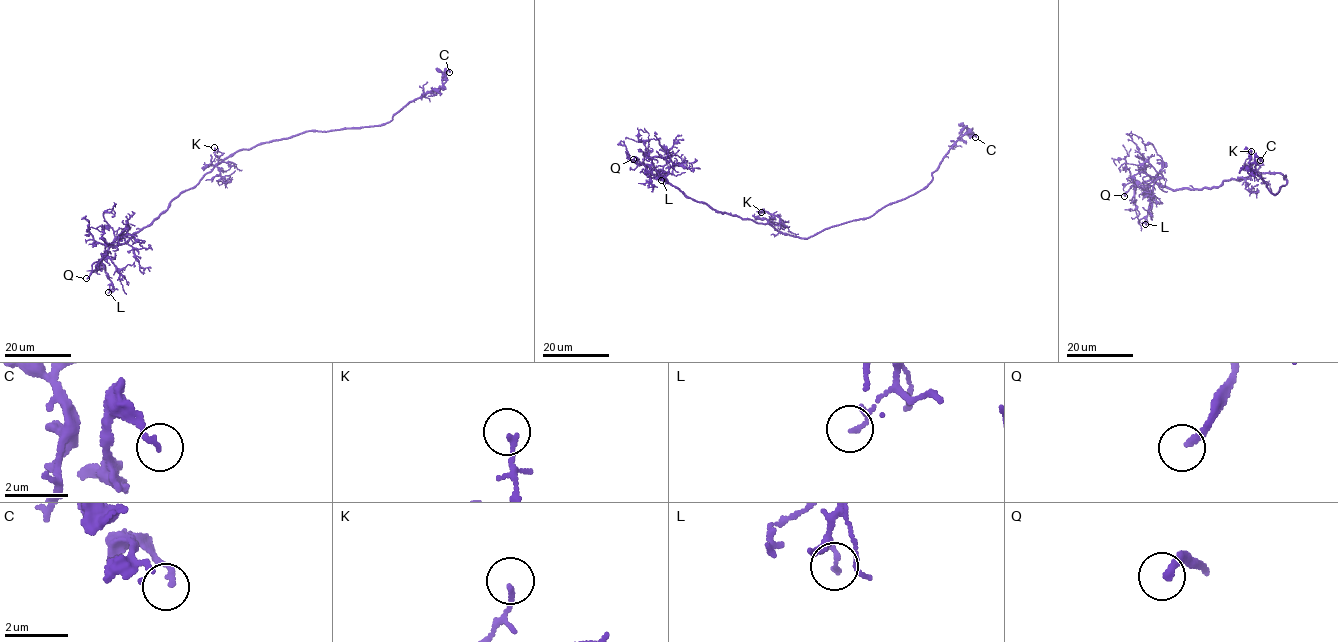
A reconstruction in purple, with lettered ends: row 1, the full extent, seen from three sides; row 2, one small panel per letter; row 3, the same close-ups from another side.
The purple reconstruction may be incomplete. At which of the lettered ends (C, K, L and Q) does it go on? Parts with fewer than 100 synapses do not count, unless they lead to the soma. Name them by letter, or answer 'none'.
Q

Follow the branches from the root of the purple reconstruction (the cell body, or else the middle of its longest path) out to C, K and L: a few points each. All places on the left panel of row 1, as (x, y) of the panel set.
C: (233, 154), (302, 132), (383, 124), (406, 104), (438, 89), (447, 70), (449, 72)
K: (233, 154), (209, 165), (215, 156), (214, 147)
L: (233, 154), (194, 186), (179, 193), (148, 226), (126, 242), (110, 247), (102, 260), (112, 285), (108, 292)

